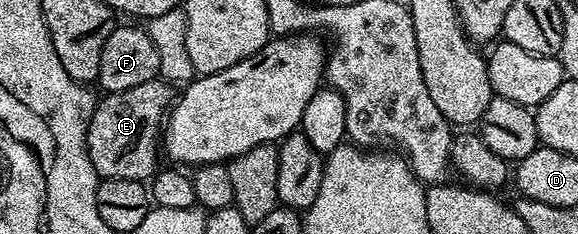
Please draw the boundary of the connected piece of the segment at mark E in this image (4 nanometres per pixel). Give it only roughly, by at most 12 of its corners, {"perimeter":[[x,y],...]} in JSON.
{"perimeter":[[162,79],[98,98],[87,154],[100,178],[146,182],[172,104]]}

